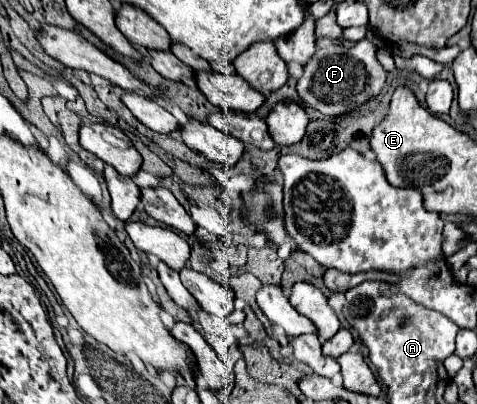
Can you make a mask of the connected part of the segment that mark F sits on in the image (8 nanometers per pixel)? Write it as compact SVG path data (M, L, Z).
M320 37L318 49L314 57L304 65L304 75L300 77L296 89L302 103L320 111L322 115L336 117L376 97L384 83L386 83L386 71L378 63L376 47L370 41L362 39L348 49L342 45L342 37L338 39Z

